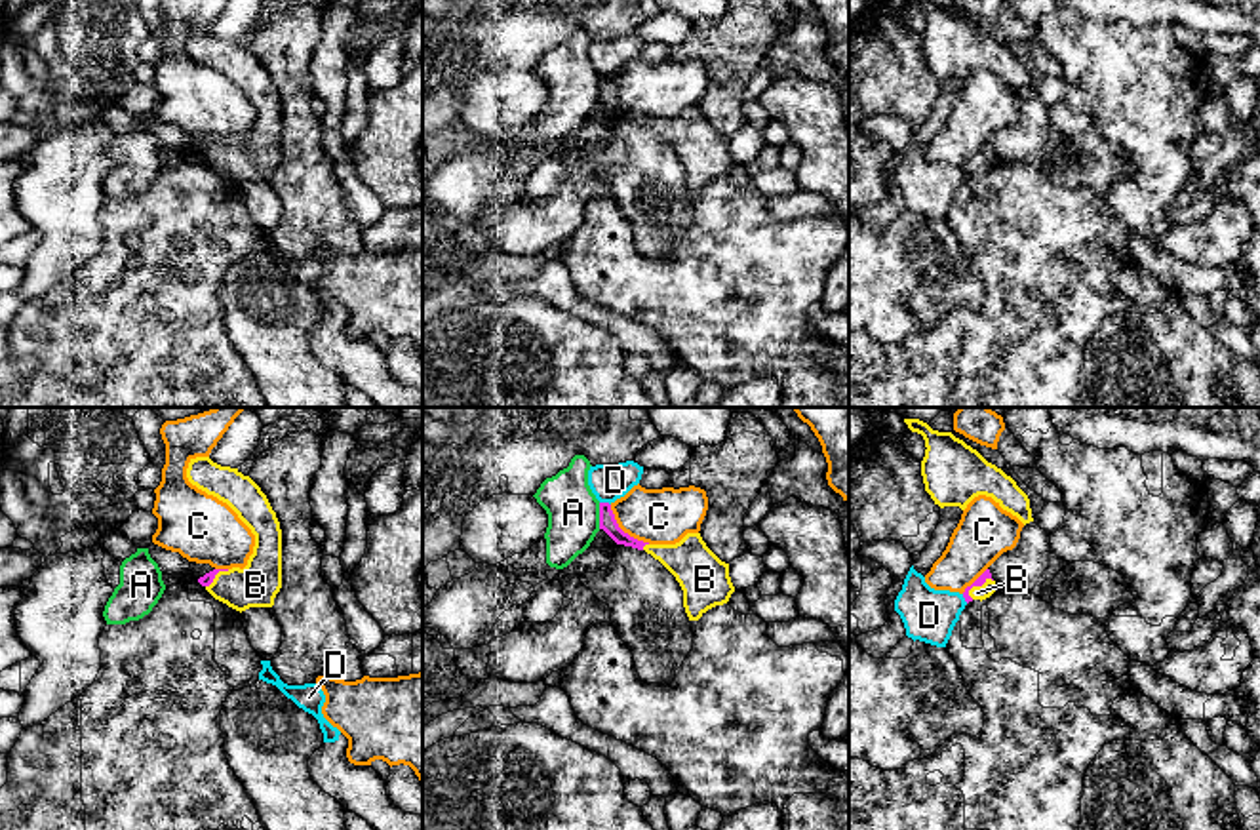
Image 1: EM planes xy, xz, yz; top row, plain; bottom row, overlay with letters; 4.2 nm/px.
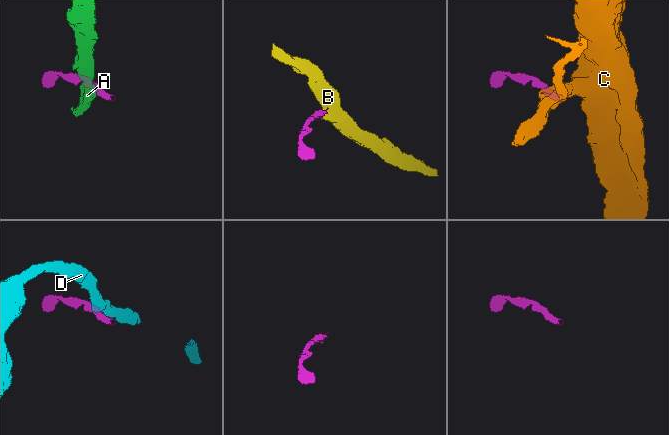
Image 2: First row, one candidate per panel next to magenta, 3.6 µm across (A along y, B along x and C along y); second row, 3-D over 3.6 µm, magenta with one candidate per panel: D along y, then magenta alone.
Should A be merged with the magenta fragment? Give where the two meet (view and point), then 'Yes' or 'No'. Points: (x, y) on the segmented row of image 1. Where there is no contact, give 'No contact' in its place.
Touches magenta at xz (600, 516). No

